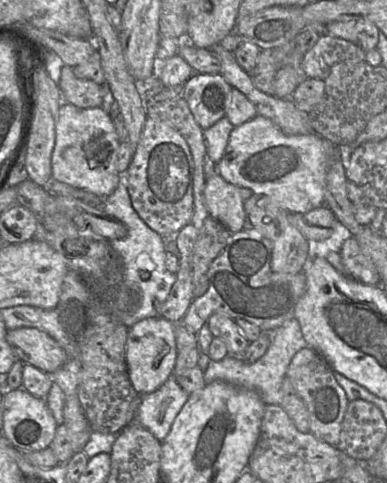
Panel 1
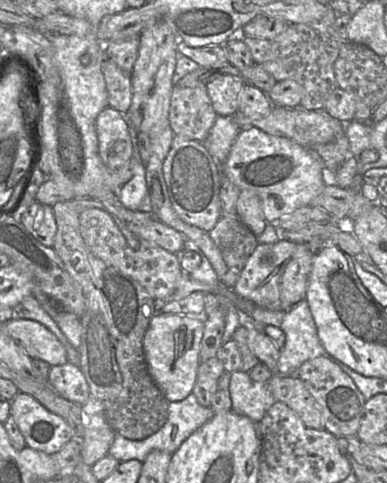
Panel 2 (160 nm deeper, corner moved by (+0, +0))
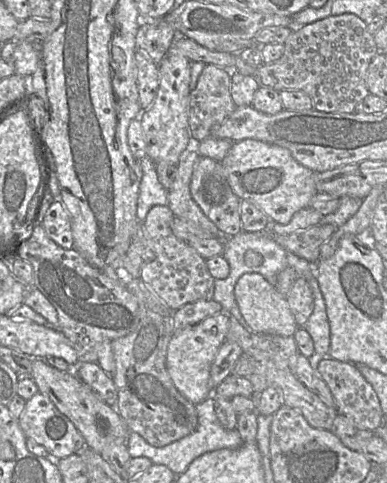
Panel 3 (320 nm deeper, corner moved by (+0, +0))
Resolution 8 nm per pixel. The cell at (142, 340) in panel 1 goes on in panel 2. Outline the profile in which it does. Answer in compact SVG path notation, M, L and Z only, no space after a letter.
M158 311L150 320L143 338L143 351L154 382L169 402L181 401L192 390L200 363L204 317L165 314Z

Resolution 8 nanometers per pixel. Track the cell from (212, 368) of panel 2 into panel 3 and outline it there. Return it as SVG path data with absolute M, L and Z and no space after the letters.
M232 373L215 387L210 396L214 399L214 408L218 420L223 427L229 430L236 429L237 426L237 412L231 403L232 397L236 395L252 397L254 389L248 378Z

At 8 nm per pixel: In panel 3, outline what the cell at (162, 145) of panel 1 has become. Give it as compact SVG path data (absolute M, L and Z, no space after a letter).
M202 156L197 158L190 181L190 193L204 215L225 236L235 236L243 230L240 217L240 199L229 186L219 161Z

